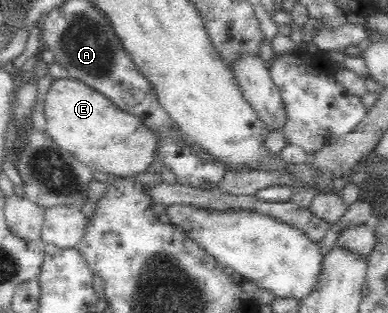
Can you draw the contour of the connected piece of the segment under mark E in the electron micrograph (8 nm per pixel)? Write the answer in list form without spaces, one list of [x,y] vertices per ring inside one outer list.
[[[60,78],[52,81],[45,97],[44,113],[46,133],[94,172],[128,178],[146,171],[155,160],[154,132],[140,118],[120,110],[106,96],[78,80]]]

